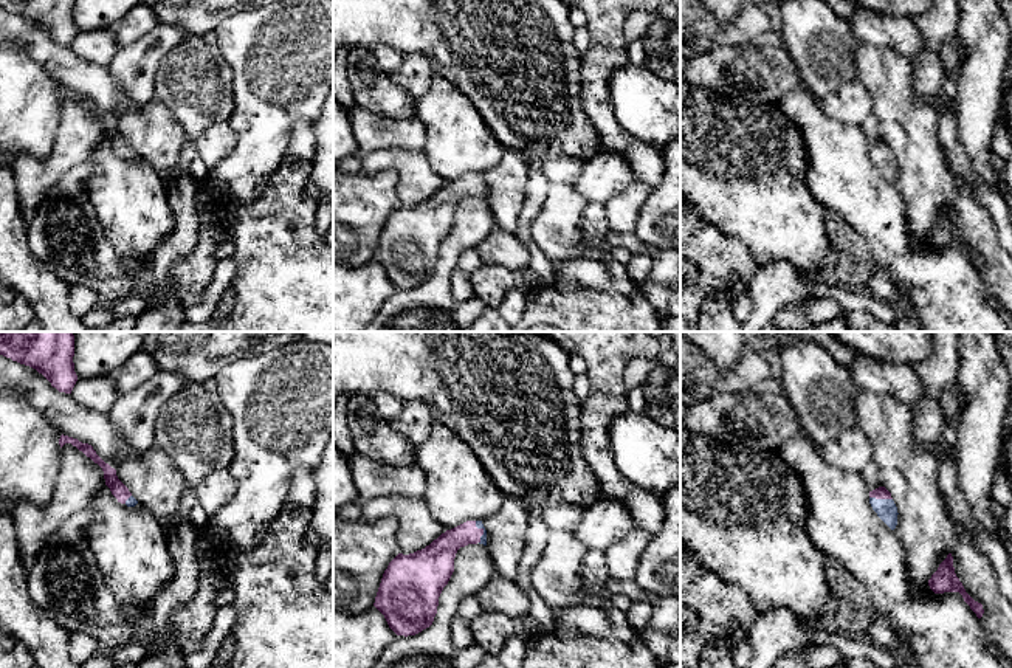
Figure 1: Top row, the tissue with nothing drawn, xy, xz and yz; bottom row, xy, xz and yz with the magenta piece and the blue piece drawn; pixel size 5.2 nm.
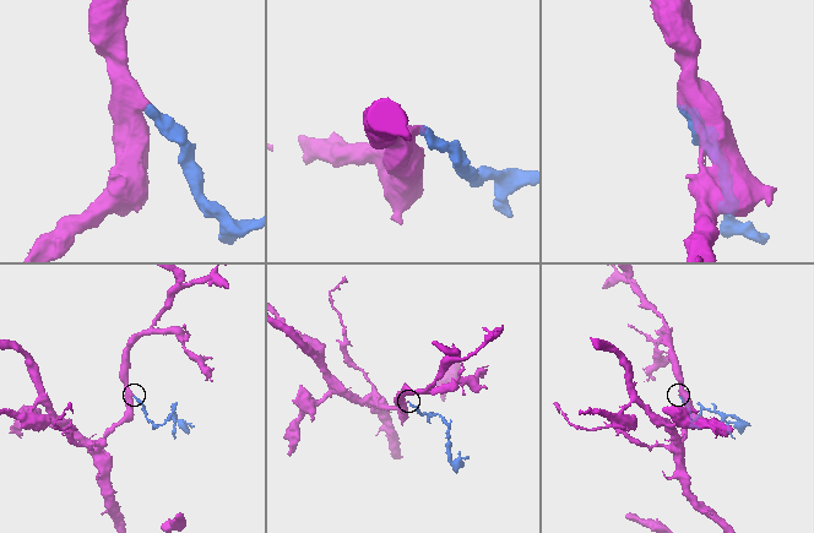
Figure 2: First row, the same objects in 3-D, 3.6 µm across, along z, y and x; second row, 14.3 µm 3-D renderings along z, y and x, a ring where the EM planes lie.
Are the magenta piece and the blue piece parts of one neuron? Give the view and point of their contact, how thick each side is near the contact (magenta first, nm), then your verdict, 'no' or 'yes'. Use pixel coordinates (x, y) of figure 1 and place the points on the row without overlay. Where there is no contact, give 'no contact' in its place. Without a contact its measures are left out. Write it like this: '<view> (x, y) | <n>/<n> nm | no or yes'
yz (881, 151) | 60/110 nm | yes

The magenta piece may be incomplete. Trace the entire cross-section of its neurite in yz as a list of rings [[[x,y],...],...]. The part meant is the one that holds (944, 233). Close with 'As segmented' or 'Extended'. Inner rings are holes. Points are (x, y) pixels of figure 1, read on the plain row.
[[[952,206],[939,217],[938,223],[928,232],[928,239],[935,246],[944,245],[959,245],[964,254],[970,259],[970,262],[976,267],[978,271],[983,270],[984,262],[983,257],[975,254],[964,242],[962,236],[955,226],[953,209]]]. As segmented

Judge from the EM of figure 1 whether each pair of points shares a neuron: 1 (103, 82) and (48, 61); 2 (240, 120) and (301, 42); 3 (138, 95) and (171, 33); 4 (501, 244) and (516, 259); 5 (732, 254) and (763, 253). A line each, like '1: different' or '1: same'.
1: same
2: same
3: same
4: same
5: different

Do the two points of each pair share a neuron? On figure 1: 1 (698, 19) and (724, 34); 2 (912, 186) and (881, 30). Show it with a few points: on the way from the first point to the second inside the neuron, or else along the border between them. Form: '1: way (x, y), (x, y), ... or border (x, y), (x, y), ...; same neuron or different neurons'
1: border (718, 25), (712, 34), (715, 44); different neurons
2: border (859, 39), (894, 48), (910, 61); different neurons

